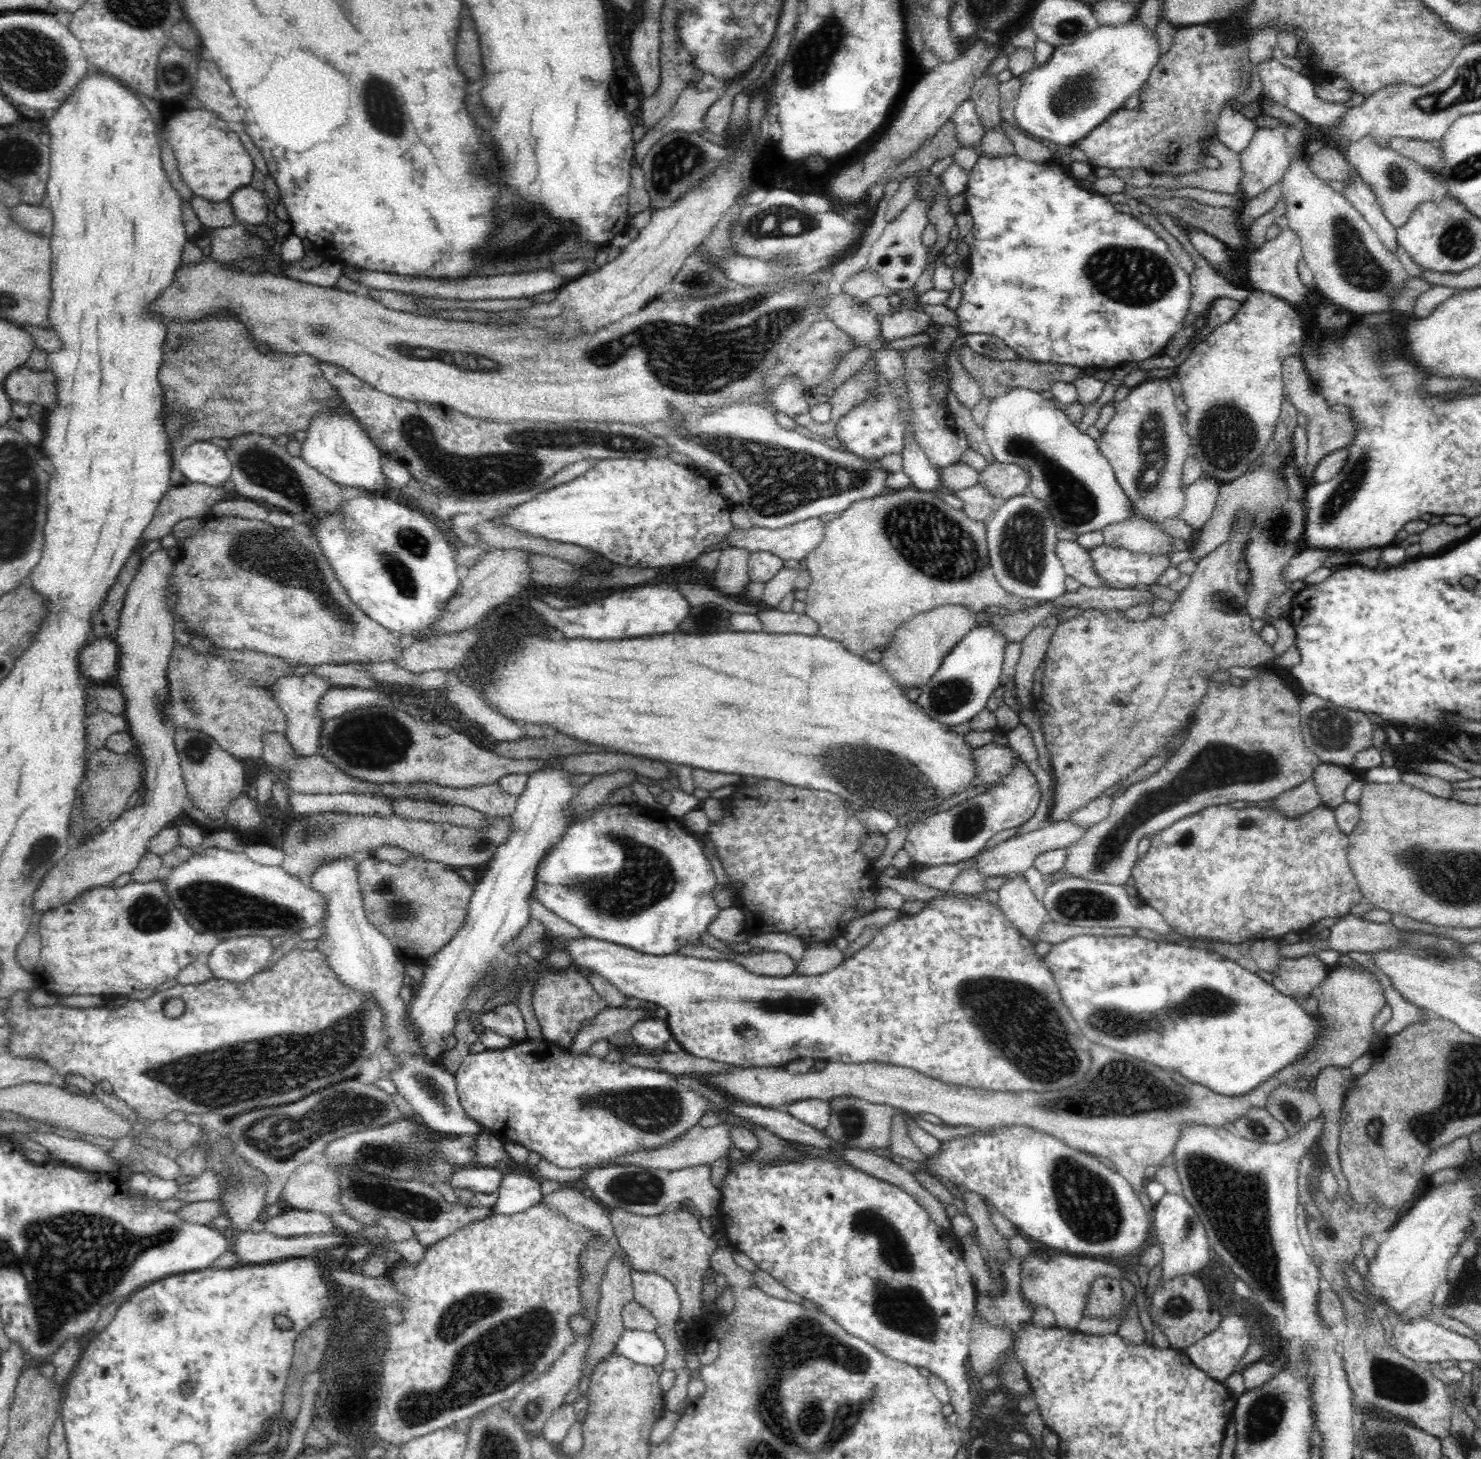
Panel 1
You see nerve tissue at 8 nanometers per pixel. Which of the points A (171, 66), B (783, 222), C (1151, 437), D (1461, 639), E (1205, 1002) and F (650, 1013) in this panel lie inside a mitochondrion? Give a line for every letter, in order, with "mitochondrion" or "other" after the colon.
A: mitochondrion
B: mitochondrion
C: mitochondrion
D: other
E: mitochondrion
F: other

